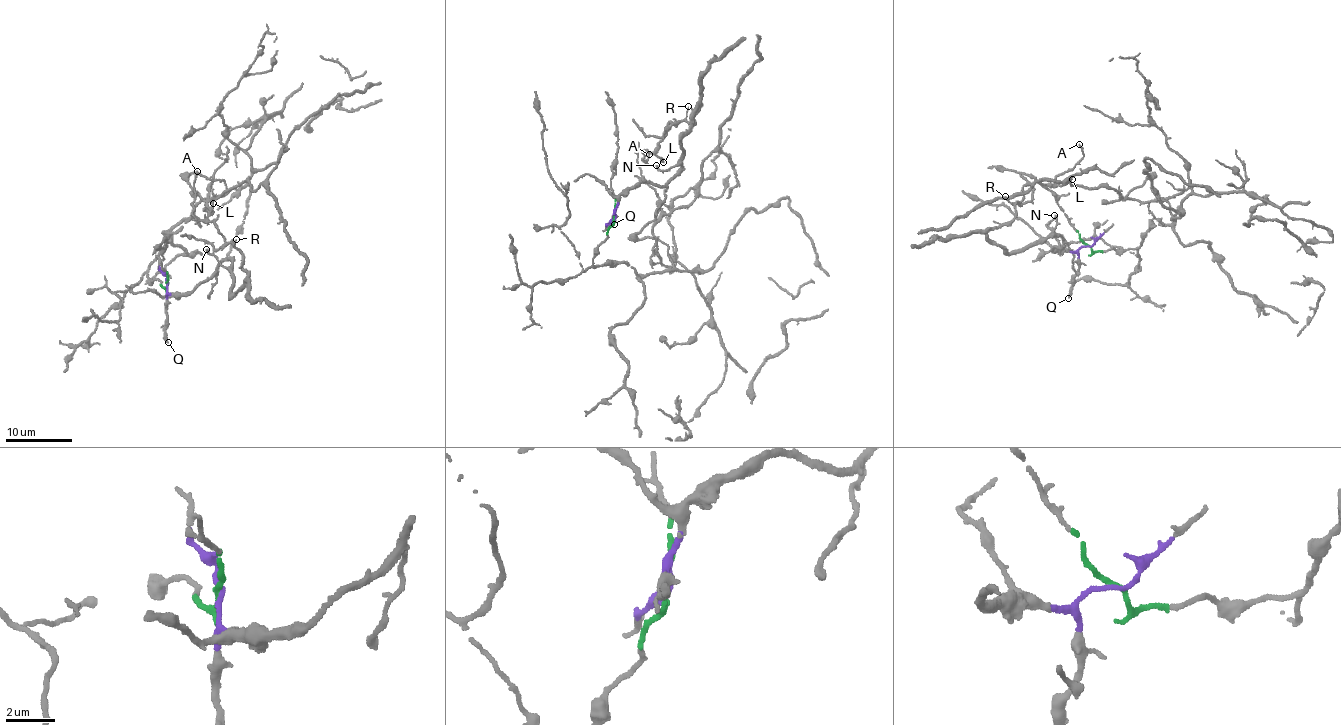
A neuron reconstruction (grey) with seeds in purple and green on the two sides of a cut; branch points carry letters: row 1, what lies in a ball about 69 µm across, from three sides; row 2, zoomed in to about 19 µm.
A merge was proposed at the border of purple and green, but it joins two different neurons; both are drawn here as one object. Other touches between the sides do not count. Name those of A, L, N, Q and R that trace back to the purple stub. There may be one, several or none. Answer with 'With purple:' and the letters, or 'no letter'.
With purple: A, L, N, Q, R

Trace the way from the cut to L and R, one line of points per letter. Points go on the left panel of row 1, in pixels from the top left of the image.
L: (167, 282), (170, 295), (189, 293), (229, 260), (231, 296), (244, 285), (243, 257), (204, 217), (213, 202)
R: (167, 282), (170, 295), (189, 293), (221, 262), (229, 260), (233, 295), (244, 285), (247, 274), (236, 239)

